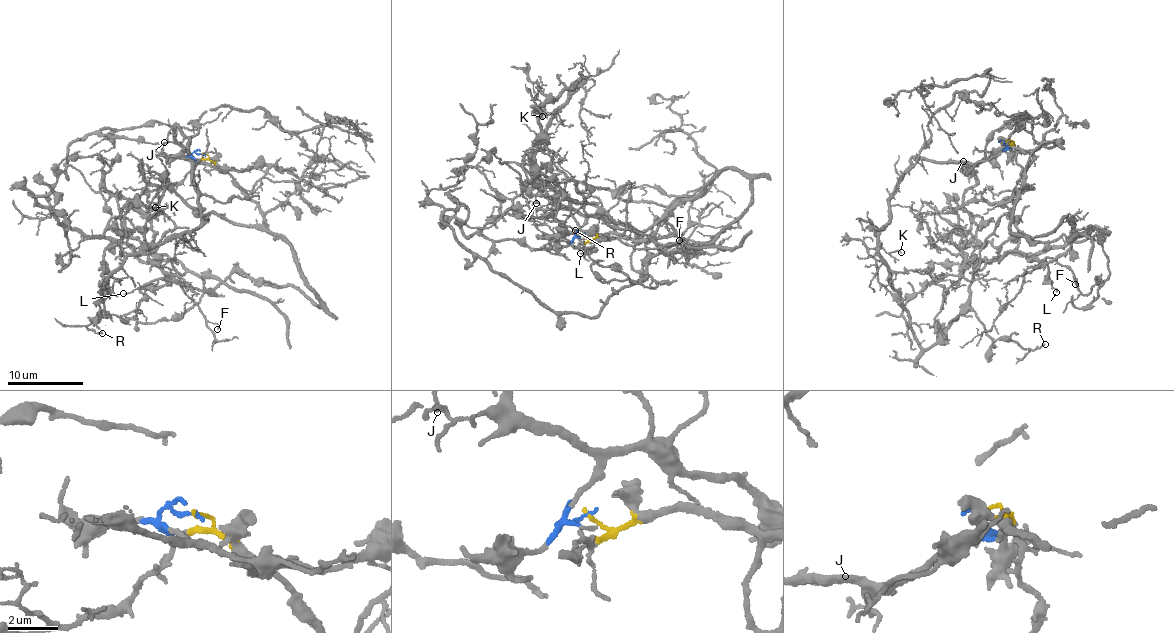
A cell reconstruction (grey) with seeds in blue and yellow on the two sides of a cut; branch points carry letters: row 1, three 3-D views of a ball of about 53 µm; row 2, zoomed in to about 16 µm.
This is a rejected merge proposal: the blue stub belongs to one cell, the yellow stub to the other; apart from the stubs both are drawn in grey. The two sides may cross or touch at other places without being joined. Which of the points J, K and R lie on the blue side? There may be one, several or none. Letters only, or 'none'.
J, K, R

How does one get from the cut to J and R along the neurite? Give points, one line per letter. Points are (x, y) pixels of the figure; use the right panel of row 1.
J: (1004, 142), (1006, 146), (980, 163), (948, 163), (962, 160)
R: (1004, 142), (973, 165), (912, 157), (890, 200), (878, 256), (924, 349), (968, 311), (994, 338), (1044, 344)

